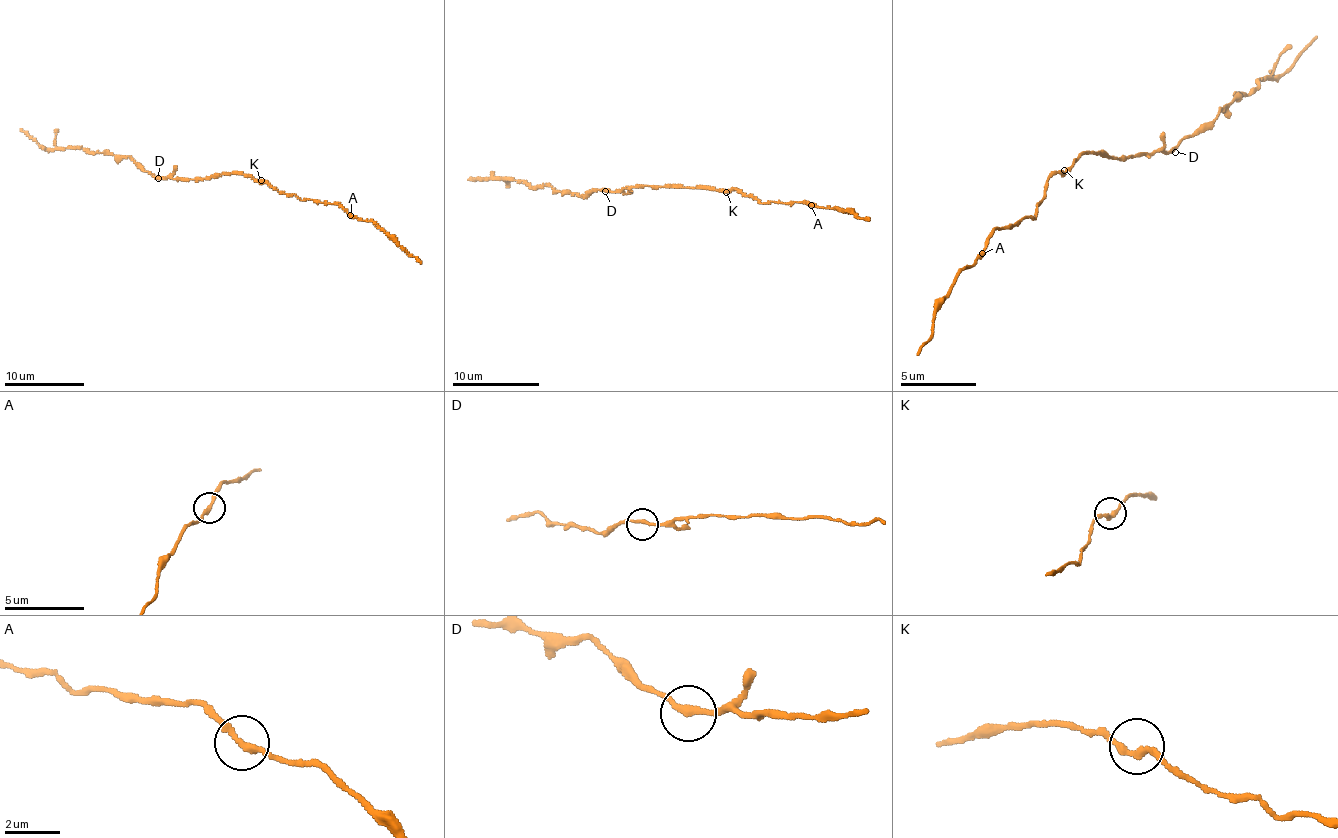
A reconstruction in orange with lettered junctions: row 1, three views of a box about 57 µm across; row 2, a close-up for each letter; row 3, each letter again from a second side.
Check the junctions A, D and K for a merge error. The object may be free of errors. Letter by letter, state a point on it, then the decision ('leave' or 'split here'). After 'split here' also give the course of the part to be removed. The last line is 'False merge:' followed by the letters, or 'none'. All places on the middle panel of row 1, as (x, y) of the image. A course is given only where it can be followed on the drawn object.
A: place (811, 205); leave
D: place (605, 191); leave
K: place (726, 192); leave
False merge: none

